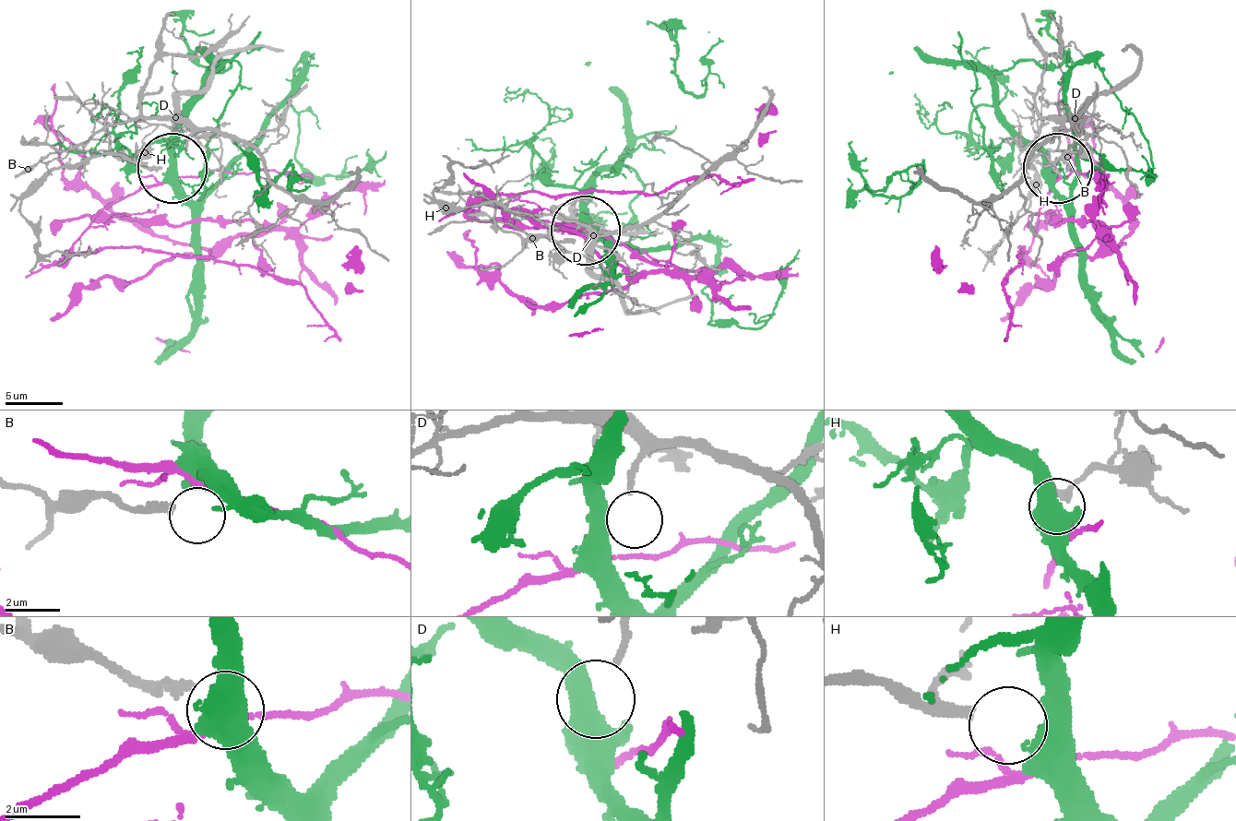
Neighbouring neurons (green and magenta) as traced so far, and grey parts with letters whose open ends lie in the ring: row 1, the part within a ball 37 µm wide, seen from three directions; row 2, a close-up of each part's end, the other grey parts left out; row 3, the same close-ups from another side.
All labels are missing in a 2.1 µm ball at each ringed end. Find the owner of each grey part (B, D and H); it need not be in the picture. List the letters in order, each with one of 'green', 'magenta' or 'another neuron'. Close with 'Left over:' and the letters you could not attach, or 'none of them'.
B: another neuron
D: another neuron
H: green
Left over: B, D

